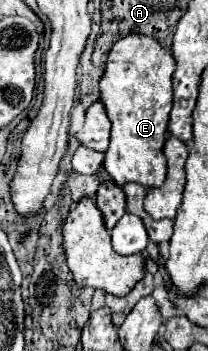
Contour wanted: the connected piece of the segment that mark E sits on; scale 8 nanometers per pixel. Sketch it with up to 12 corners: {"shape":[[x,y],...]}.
{"shape":[[128,34],[100,80],[104,168],[158,188],[176,62]]}

